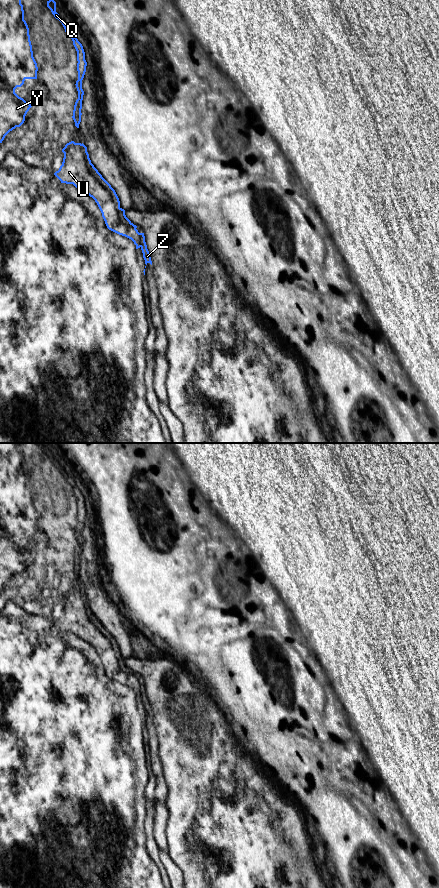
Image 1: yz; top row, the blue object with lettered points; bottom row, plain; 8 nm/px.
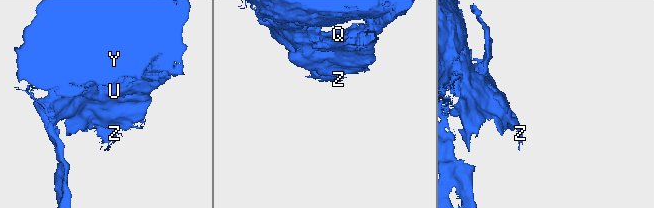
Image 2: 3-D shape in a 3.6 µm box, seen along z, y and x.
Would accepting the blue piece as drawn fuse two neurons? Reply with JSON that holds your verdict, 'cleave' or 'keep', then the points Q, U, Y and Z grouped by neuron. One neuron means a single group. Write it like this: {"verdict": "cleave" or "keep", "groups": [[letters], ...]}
{"verdict": "cleave", "groups": [["Q", "Z"], ["U", "Y"]]}

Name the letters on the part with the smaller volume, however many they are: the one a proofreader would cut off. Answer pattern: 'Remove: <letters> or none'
Remove: Q, Z

